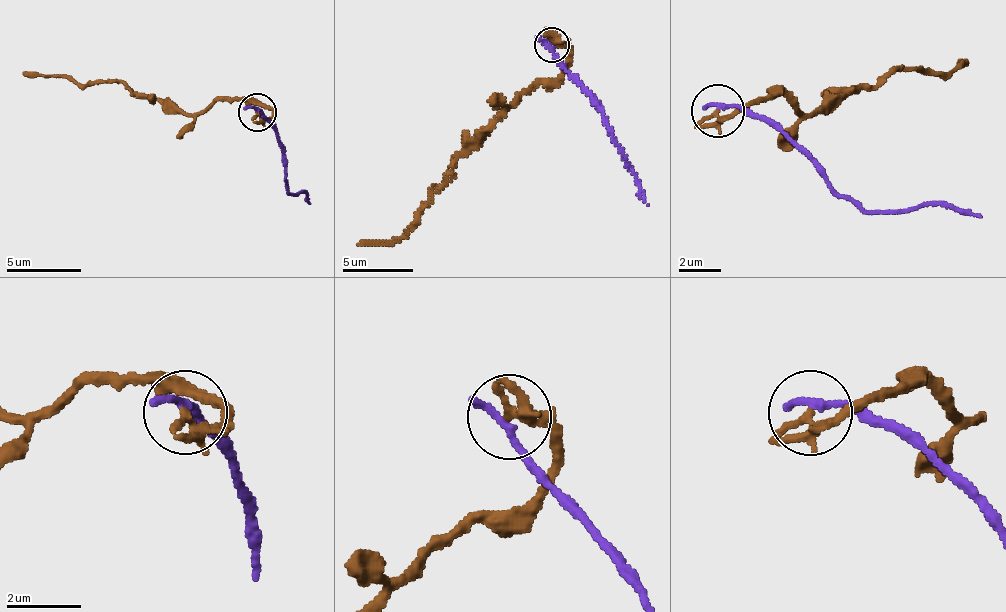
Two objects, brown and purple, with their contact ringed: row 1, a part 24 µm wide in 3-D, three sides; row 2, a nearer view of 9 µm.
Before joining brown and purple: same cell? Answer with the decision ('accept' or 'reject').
reject

